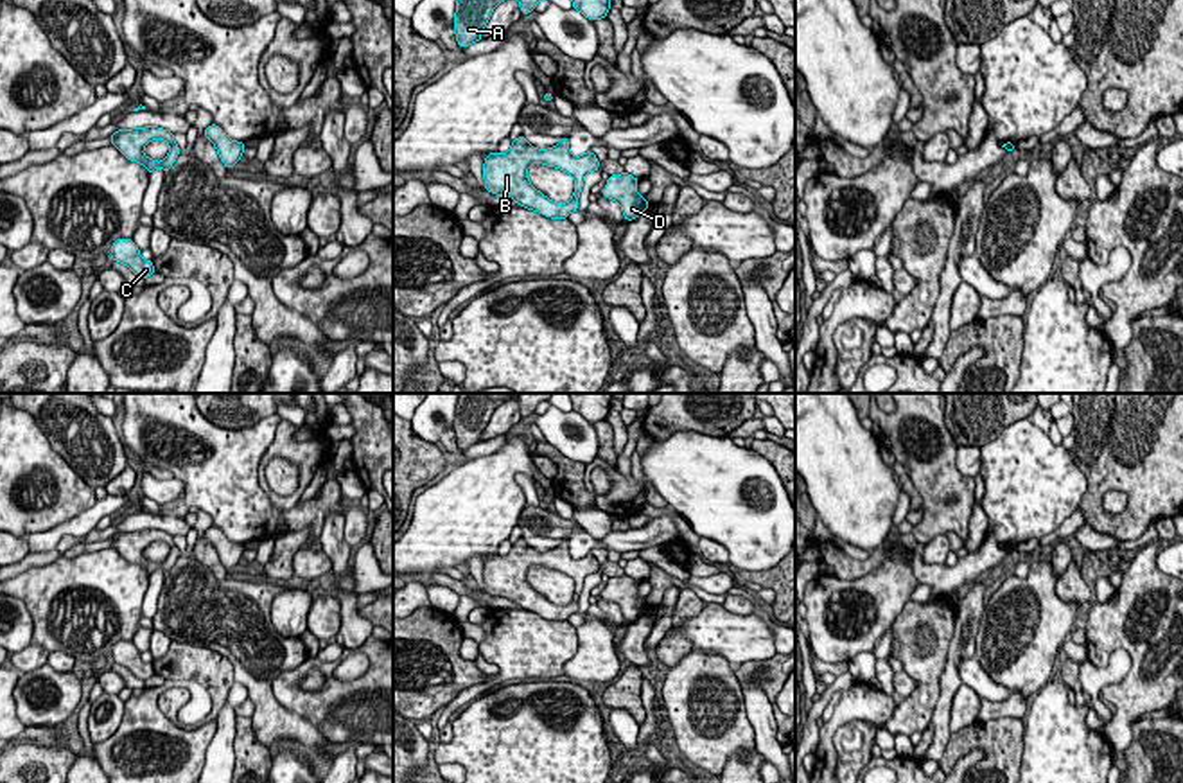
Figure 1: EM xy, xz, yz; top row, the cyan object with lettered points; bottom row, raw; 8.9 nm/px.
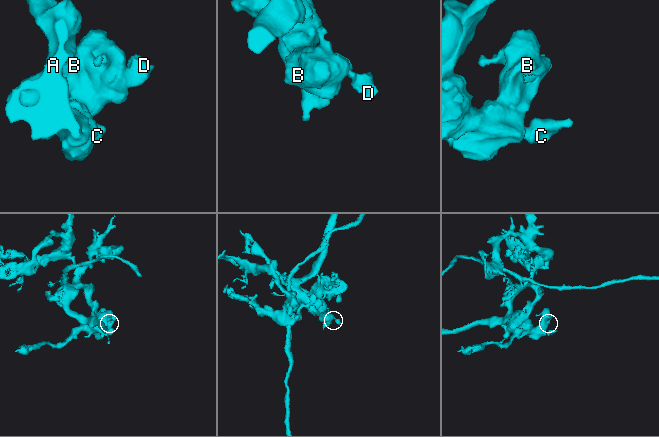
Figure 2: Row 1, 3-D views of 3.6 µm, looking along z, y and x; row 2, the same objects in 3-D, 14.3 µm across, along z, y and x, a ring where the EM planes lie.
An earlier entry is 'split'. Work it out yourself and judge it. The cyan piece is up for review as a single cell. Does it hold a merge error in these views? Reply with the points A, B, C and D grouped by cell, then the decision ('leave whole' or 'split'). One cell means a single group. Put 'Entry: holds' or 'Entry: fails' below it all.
A B C D | leave whole
Entry: fails

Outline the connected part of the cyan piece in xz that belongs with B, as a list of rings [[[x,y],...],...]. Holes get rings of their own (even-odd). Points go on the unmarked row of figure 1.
[[[521,537],[512,544],[508,555],[490,555],[483,566],[485,593],[497,598],[506,598],[521,609],[535,612],[546,620],[567,621],[578,612],[578,598],[587,575],[598,573],[600,564],[592,553],[582,559],[573,559],[569,541],[564,539],[558,548],[537,551]],[[544,566],[556,569],[574,580],[574,596],[567,605],[555,605],[539,594],[528,582],[528,569]]]

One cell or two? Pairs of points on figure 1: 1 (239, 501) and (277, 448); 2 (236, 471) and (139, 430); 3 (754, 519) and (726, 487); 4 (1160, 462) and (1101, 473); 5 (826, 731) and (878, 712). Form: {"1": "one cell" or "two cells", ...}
{"1": "two cells", "2": "one cell", "3": "one cell", "4": "one cell", "5": "one cell"}

